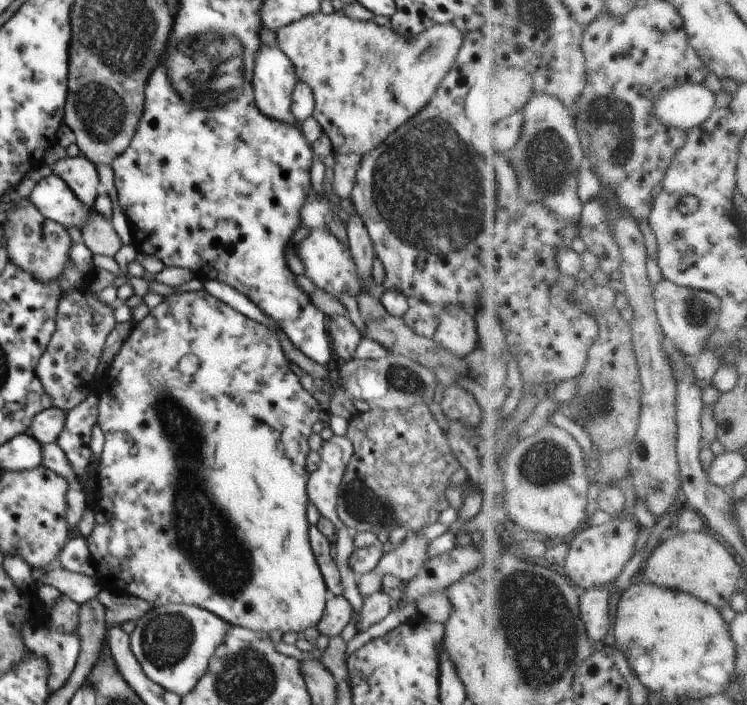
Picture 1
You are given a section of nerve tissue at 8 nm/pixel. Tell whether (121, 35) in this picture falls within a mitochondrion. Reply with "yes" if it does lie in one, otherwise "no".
yes

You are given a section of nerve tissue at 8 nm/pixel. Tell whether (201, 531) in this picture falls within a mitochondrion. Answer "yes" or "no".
yes

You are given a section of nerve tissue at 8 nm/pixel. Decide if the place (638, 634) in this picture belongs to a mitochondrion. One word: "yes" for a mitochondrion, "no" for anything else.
no

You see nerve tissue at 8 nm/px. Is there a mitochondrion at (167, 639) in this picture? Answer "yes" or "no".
yes

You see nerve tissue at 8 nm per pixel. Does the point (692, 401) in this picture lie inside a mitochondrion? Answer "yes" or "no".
no

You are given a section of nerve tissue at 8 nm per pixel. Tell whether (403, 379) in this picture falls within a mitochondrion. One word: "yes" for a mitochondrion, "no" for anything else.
yes

